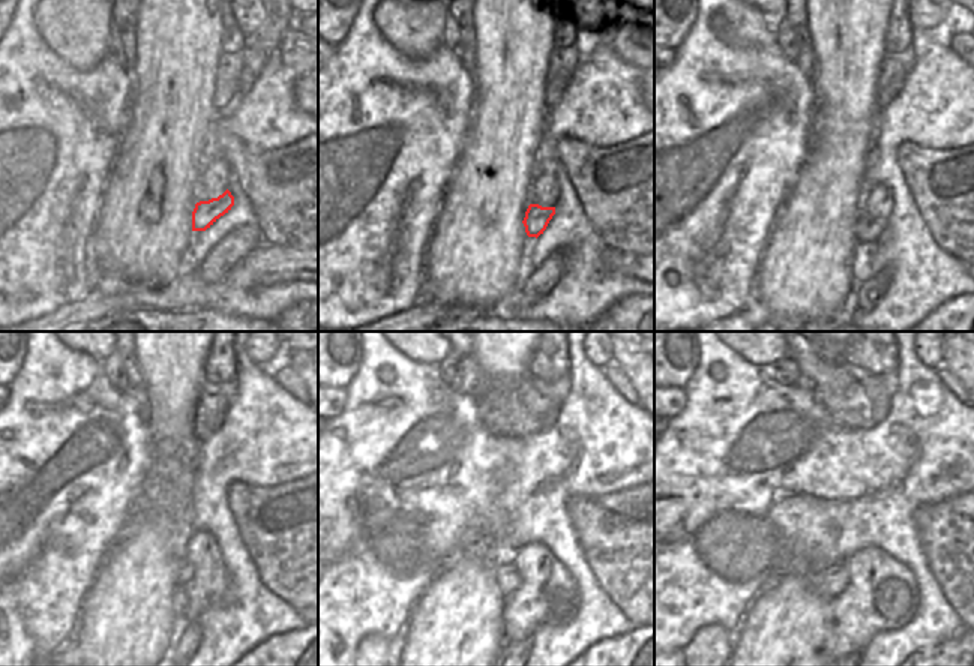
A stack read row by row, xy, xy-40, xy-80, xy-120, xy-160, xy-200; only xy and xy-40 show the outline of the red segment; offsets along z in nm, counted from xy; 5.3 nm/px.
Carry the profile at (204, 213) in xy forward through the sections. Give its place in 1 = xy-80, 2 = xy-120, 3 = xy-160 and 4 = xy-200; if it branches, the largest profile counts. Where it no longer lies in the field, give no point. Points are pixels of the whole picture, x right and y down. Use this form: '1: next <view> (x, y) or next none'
1: next xy-80 (868, 228)
2: next xy-120 (186, 570)
3: next xy-160 (506, 575)
4: next xy-200 (829, 582)

